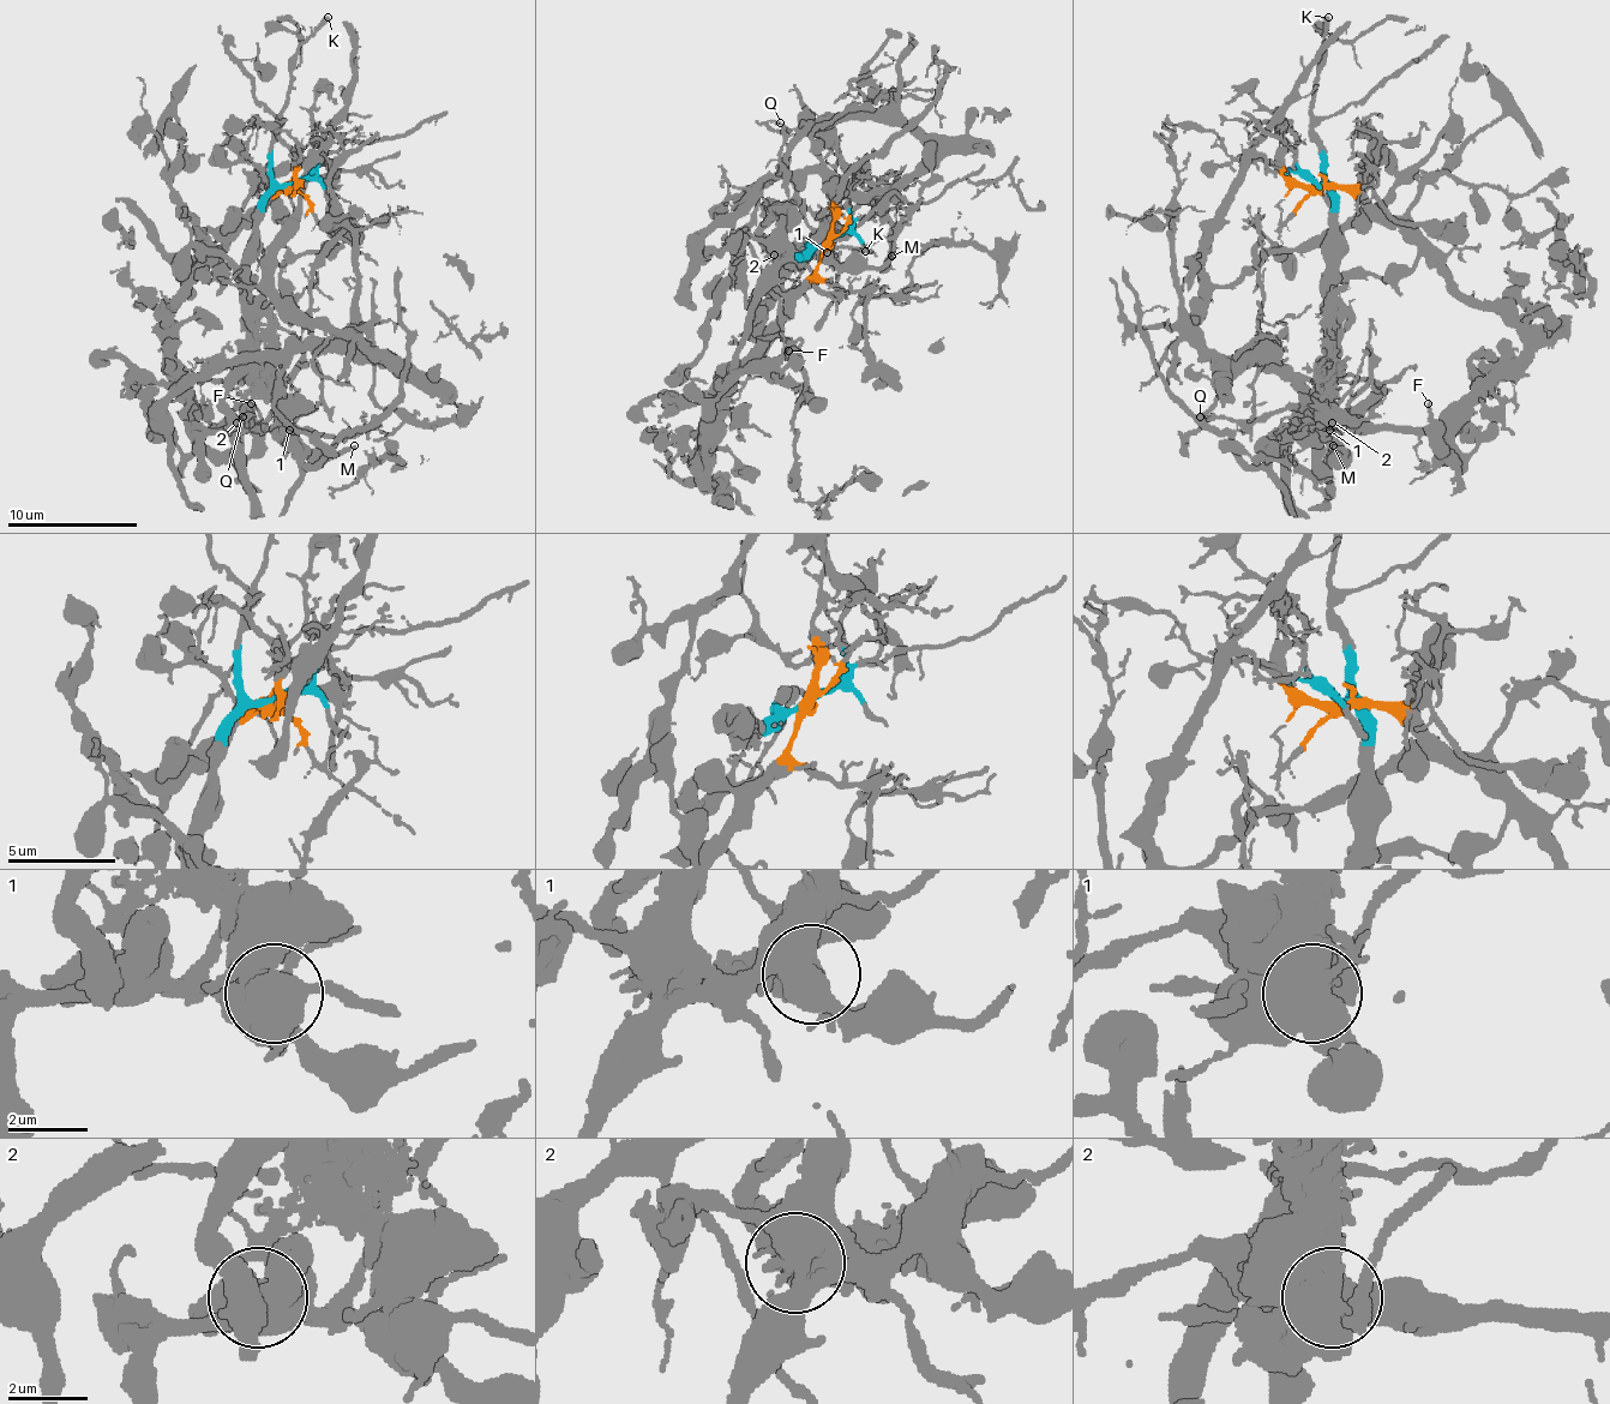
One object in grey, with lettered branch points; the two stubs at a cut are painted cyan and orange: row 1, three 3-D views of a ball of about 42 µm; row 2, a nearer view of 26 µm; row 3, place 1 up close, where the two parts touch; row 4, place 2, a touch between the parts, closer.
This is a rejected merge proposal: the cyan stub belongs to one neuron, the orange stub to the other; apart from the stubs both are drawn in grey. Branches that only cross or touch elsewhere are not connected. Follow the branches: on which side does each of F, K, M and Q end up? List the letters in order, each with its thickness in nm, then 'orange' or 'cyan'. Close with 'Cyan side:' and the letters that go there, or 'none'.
F: calibre 180 nm; orange
K: calibre 340 nm; cyan
M: calibre 240 nm; cyan
Q: calibre 180 nm; orange
Cyan side: K, M

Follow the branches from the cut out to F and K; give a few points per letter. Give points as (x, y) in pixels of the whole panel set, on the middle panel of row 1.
F: (827, 241), (817, 277), (716, 385), (709, 448), (722, 395), (739, 372), (785, 368), (797, 356), (787, 349)
K: (827, 241), (810, 245), (817, 235), (833, 245), (866, 252)

